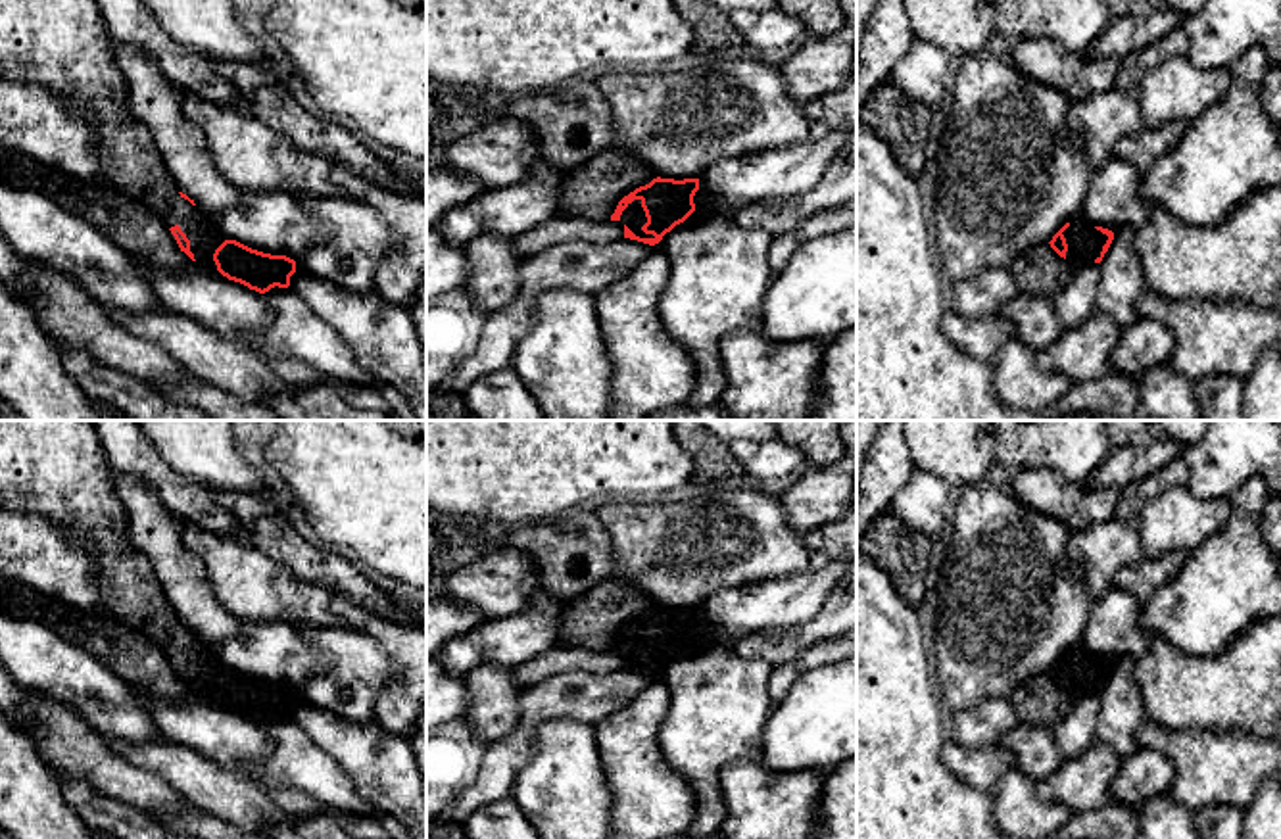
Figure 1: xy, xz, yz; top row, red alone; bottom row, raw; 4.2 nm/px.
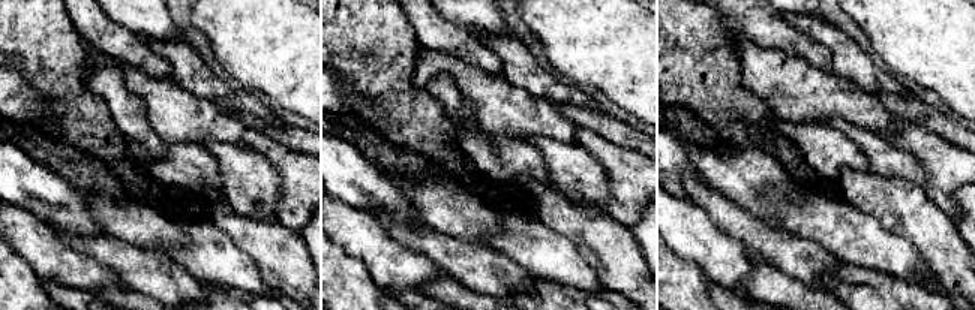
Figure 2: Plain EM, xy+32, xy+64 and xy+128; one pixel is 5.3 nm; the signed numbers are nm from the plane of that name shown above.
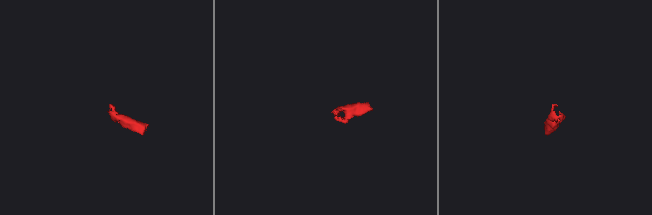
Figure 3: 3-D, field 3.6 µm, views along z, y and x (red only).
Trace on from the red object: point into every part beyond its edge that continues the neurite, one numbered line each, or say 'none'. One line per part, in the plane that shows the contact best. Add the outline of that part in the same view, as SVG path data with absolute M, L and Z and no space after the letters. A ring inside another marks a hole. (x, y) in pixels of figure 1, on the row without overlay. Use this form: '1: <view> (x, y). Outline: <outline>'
1: xz (634, 647). Outline: M634 630L620 645L620 653L626 655L640 668L655 668L653 664L645 664L641 657L647 653L645 641L641 637L641 630Z

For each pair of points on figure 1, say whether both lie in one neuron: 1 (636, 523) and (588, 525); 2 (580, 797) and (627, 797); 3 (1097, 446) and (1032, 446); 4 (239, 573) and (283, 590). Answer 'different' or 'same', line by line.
1: different
2: different
3: same
4: same

